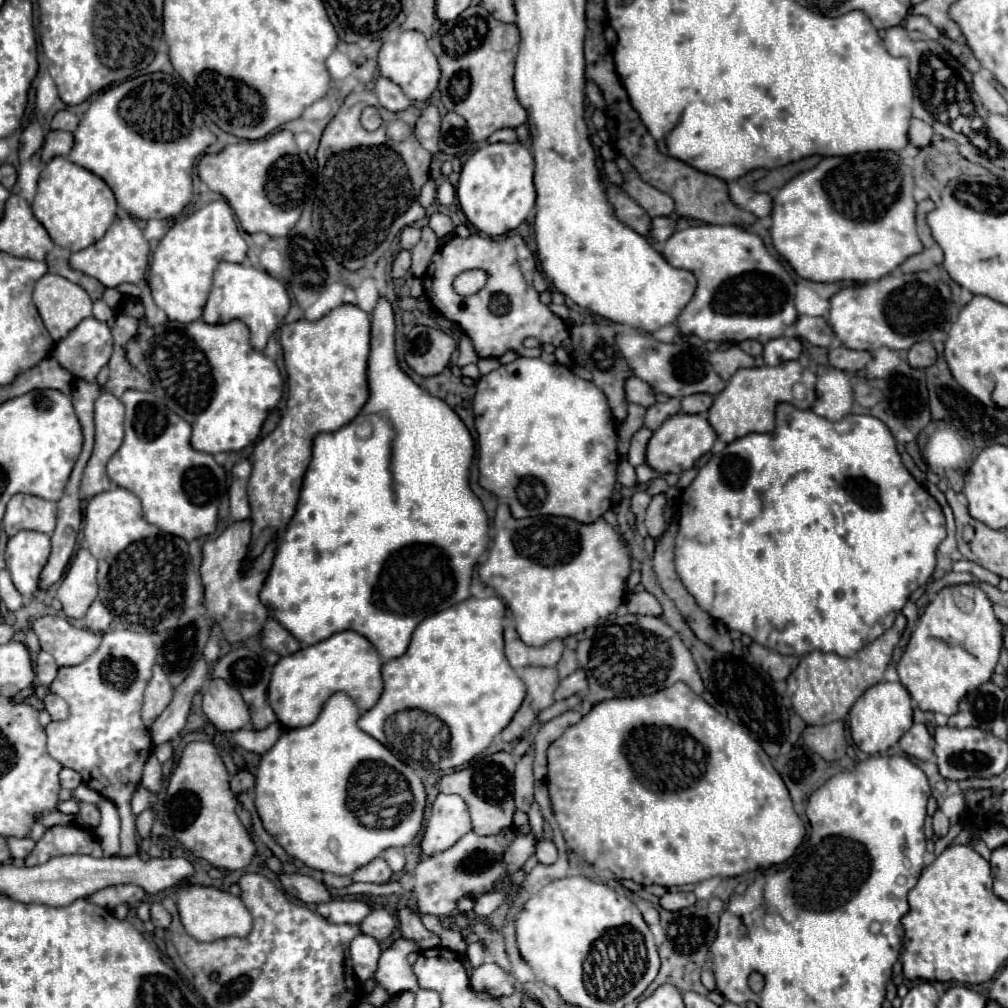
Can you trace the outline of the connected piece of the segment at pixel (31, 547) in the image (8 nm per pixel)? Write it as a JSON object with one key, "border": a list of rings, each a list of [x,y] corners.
{"border":[[[20,531],[8,539],[6,565],[14,585],[24,597],[34,597],[40,587],[40,571],[50,557],[50,535]]]}

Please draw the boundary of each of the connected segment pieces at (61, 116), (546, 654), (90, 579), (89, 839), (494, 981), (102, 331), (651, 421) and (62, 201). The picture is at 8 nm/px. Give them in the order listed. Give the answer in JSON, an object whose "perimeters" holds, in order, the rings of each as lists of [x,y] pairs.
{"perimeters":[[[[58,111],[54,115],[50,127],[52,129],[62,129],[62,131],[74,131],[78,127],[78,123],[80,123],[80,119],[74,113],[70,113],[70,111]]],[[[508,625],[504,629],[504,643],[506,643],[506,657],[514,669],[520,669],[520,667],[556,667],[556,663],[562,657],[562,651],[564,651],[564,645],[560,639],[550,641],[544,647],[524,645],[512,625]]],[[[78,549],[76,557],[72,559],[66,577],[58,587],[58,601],[62,603],[62,611],[66,617],[82,619],[98,597],[98,583],[96,583],[96,567],[98,561],[90,551]]],[[[56,825],[50,827],[44,837],[36,843],[36,849],[26,857],[26,865],[40,865],[56,855],[84,853],[92,857],[102,857],[102,849],[92,831],[80,829],[76,825]]],[[[482,963],[470,973],[470,987],[474,991],[486,991],[492,997],[504,997],[514,993],[510,975],[496,963]]],[[[84,319],[66,339],[56,343],[52,357],[74,377],[94,381],[112,355],[112,335],[106,323]]],[[[668,399],[666,403],[656,403],[656,405],[648,407],[644,427],[648,427],[650,431],[656,431],[668,417],[672,417],[676,413],[680,413],[680,399]]],[[[54,157],[50,163],[44,165],[40,173],[32,211],[34,217],[46,227],[56,245],[68,251],[82,251],[102,239],[102,235],[114,221],[116,199],[112,189],[98,175],[64,157]]]]}

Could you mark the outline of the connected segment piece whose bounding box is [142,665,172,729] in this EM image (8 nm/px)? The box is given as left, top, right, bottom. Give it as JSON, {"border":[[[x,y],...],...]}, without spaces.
{"border":[[[154,667],[154,677],[146,687],[144,693],[144,707],[142,707],[142,723],[144,727],[152,727],[152,723],[158,719],[158,715],[170,705],[172,701],[172,687],[166,679],[166,673],[162,667]]]}

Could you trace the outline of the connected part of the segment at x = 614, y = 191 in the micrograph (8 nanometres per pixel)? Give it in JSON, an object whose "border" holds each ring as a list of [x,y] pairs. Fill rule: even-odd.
{"border":[[[616,185],[608,187],[608,199],[616,207],[616,215],[624,225],[628,225],[630,229],[634,229],[644,237],[650,233],[652,217],[646,215],[646,211],[634,199],[630,199],[620,187]]]}

